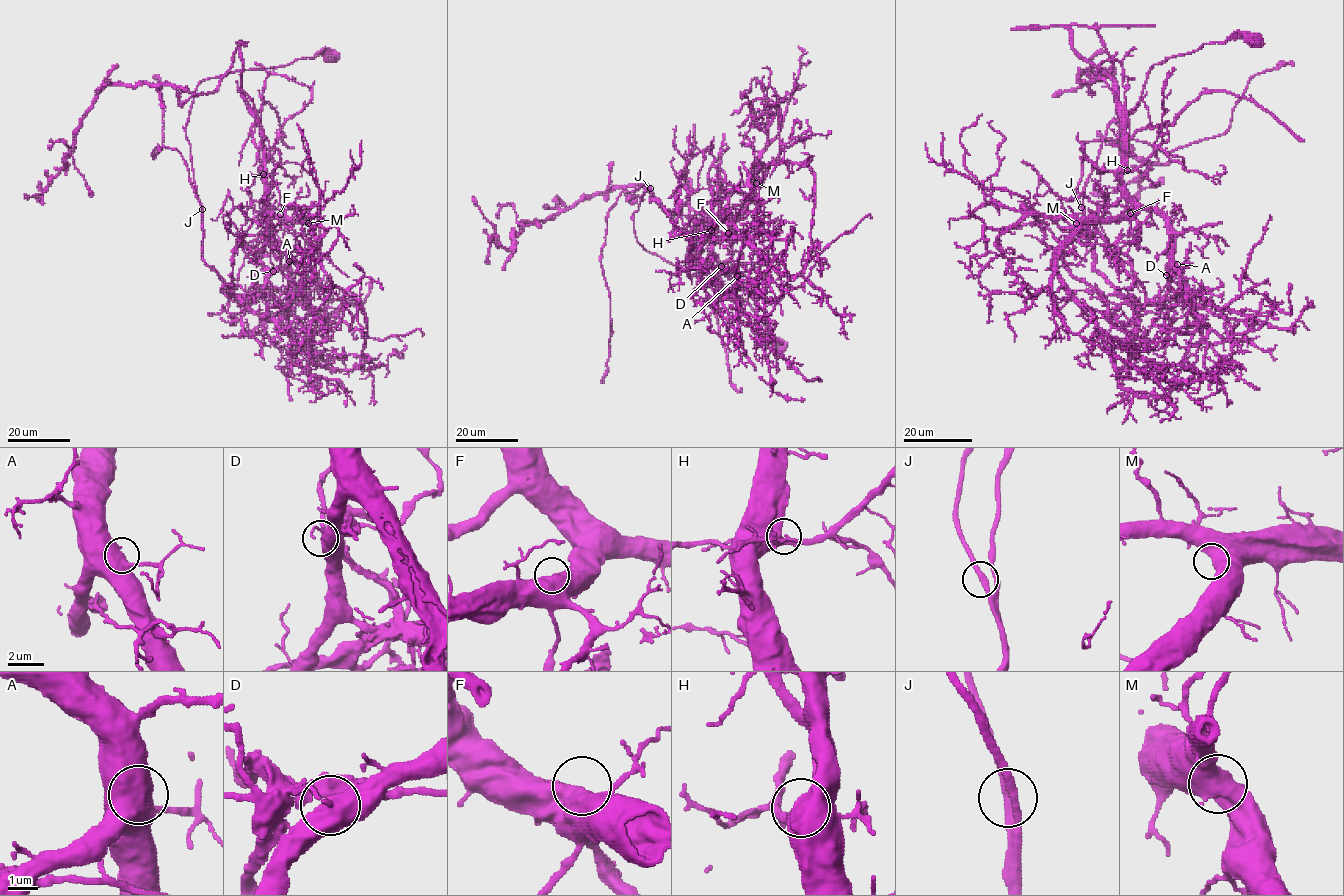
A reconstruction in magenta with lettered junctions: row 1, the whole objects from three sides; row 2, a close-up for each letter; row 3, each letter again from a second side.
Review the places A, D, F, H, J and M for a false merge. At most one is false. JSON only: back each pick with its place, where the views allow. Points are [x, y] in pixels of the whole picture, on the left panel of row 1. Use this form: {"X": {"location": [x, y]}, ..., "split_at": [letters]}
{"D": {"location": [273, 271]}, "split_at": ["D"]}

